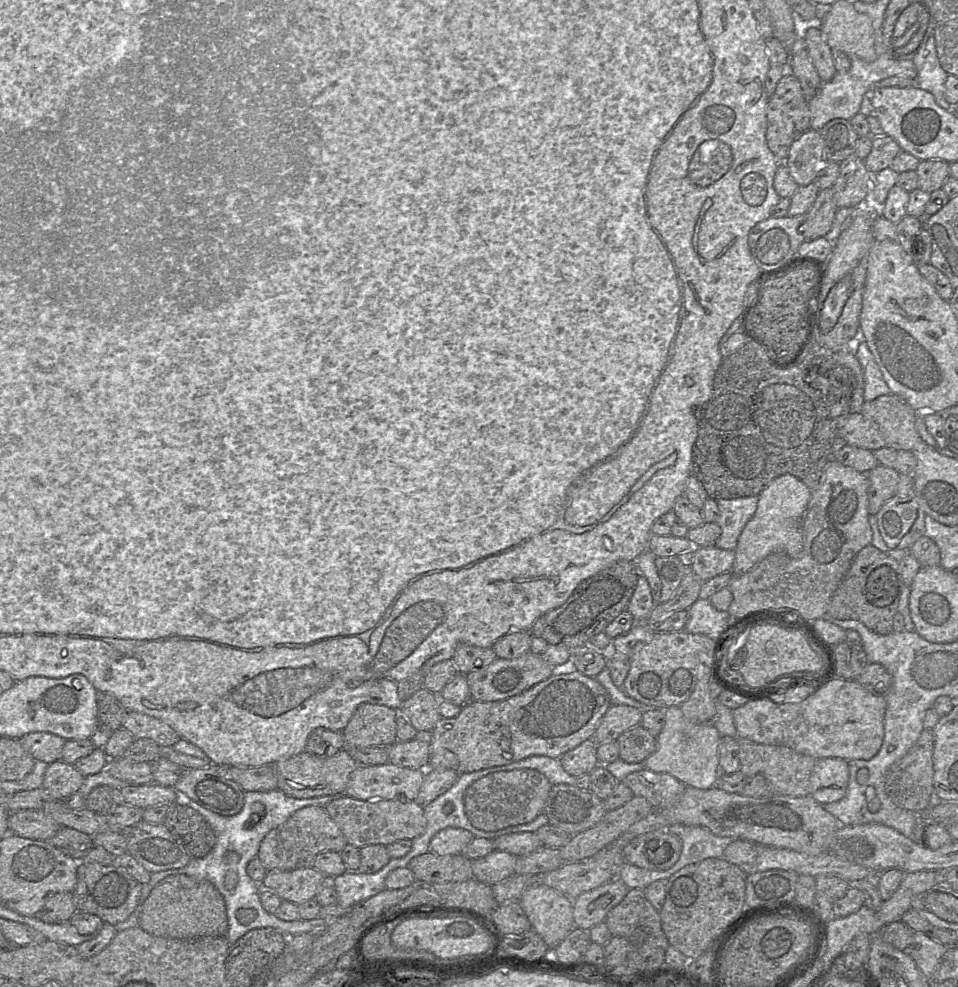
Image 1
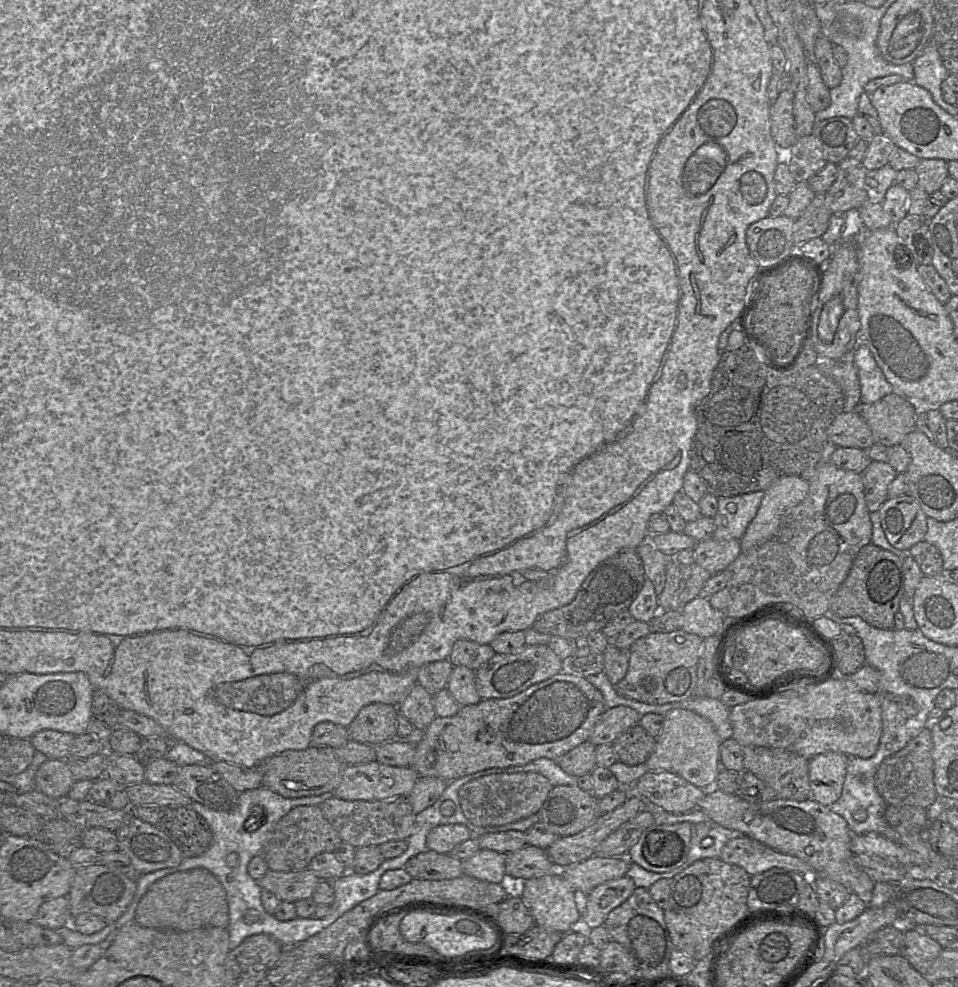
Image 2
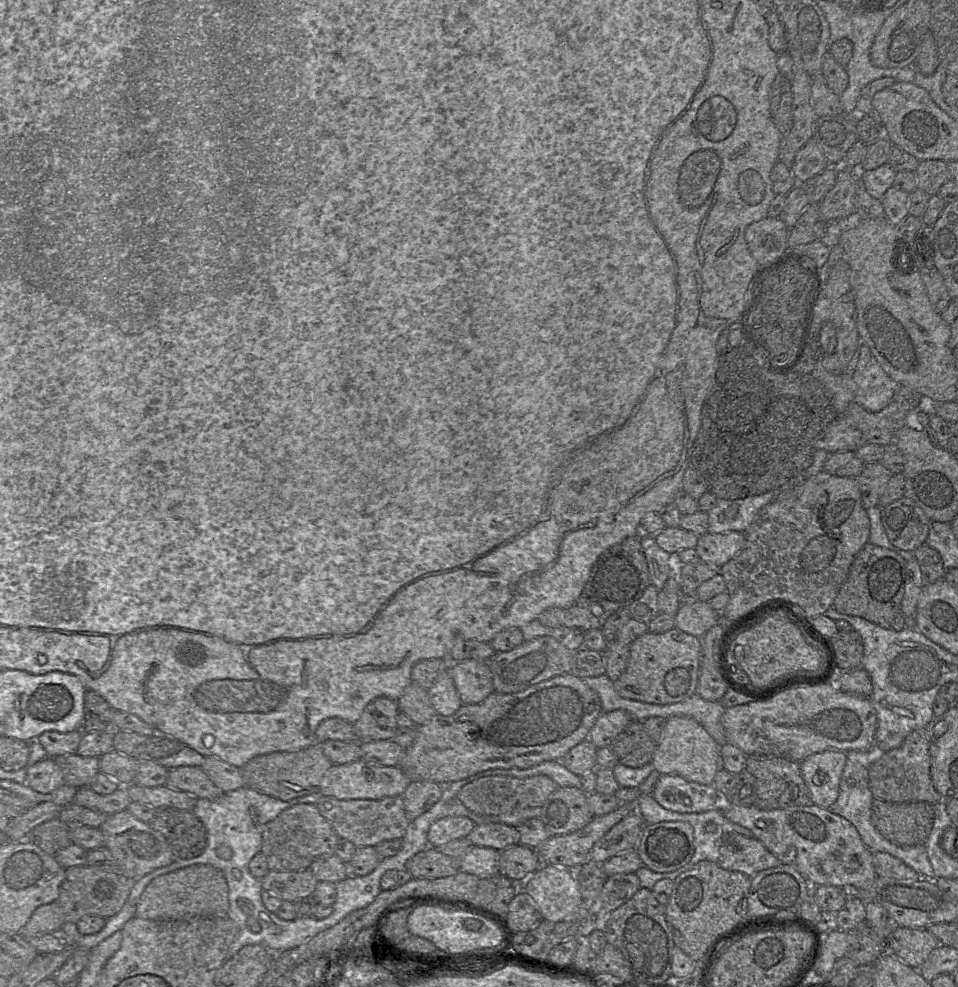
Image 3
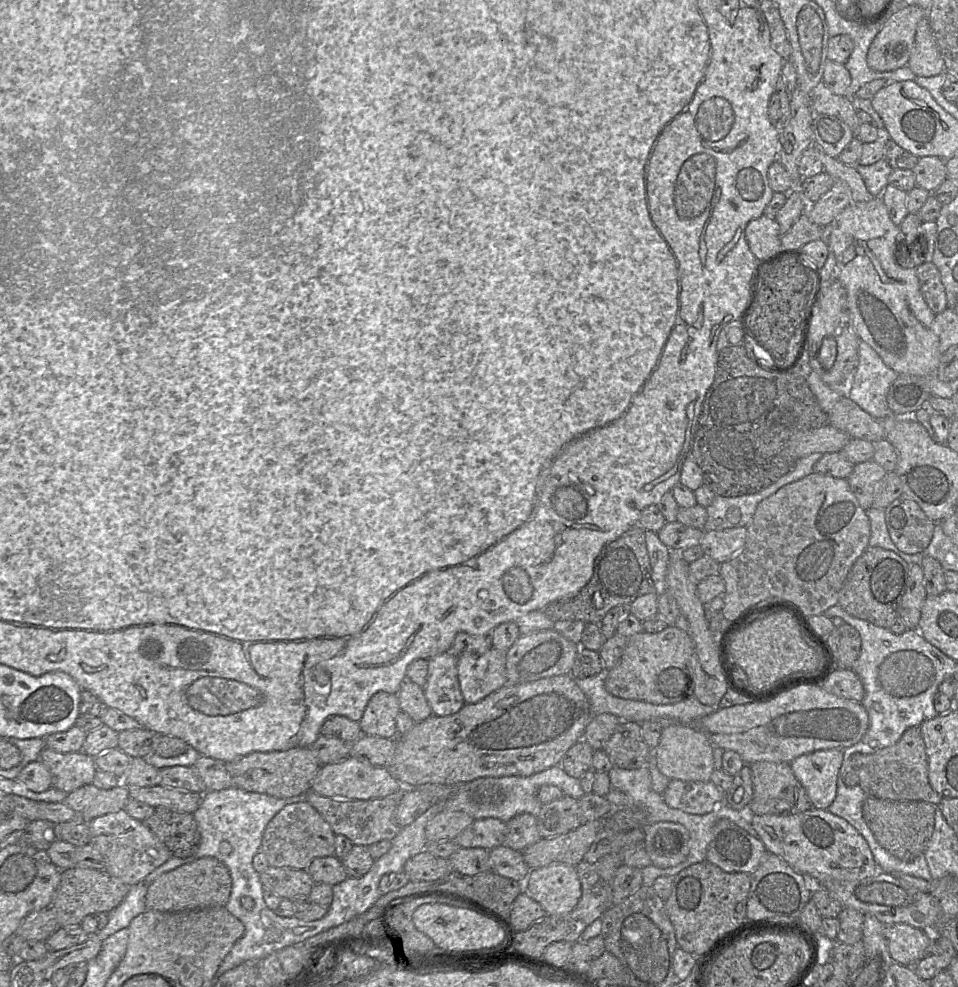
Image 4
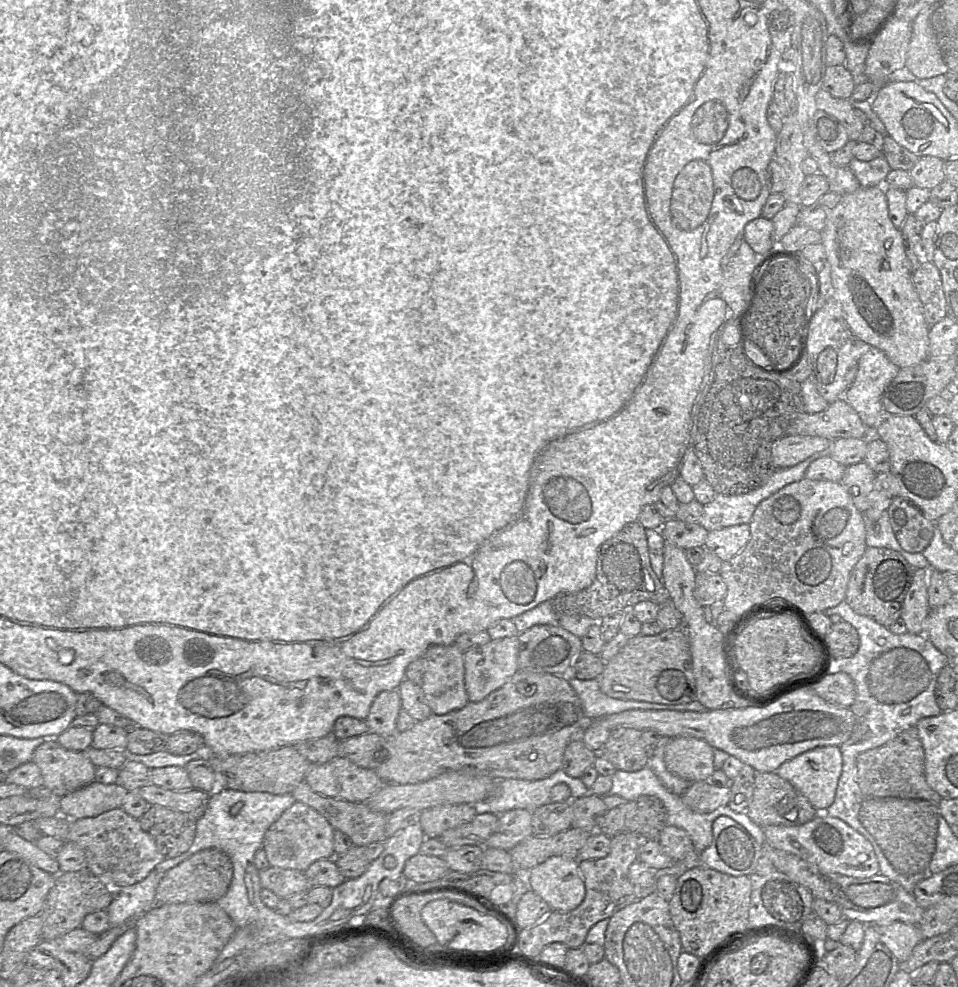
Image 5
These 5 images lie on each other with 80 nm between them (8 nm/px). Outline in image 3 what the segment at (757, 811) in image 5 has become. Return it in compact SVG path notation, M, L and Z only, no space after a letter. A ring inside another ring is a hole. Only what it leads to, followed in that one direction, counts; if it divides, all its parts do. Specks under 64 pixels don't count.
M750 755L746 759L746 769L756 779L757 796L755 804L751 806L773 810L813 804L810 791L801 775L799 762L767 755Z

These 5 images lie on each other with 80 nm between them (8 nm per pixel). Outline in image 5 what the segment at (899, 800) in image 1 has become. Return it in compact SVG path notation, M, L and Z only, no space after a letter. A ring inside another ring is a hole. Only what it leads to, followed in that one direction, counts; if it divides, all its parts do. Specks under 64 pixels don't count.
M912 726L884 745L860 753L856 758L857 782L864 798L923 799L936 803L942 797L927 783L925 752L916 726Z

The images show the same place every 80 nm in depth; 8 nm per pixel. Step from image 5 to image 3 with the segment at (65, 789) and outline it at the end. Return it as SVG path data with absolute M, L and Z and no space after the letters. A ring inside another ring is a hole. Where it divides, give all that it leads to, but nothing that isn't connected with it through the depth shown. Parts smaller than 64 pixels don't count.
M73 753L57 756L54 760L63 771L63 785L71 785L77 789L89 785L100 771L98 757L81 756L78 753Z

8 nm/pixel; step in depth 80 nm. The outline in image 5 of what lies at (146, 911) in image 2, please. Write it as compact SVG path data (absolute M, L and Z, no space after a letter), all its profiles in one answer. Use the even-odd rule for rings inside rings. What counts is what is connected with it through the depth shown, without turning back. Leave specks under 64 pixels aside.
M216 848L200 850L163 874L155 893L156 904L217 902L229 889L233 865L229 856Z

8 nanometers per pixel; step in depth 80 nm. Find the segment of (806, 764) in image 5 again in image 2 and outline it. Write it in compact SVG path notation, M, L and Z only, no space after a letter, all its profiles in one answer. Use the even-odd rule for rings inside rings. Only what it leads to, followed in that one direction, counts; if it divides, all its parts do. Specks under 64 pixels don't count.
M827 752L809 760L809 784L813 800L829 806L840 798L849 759L850 756L846 754Z

